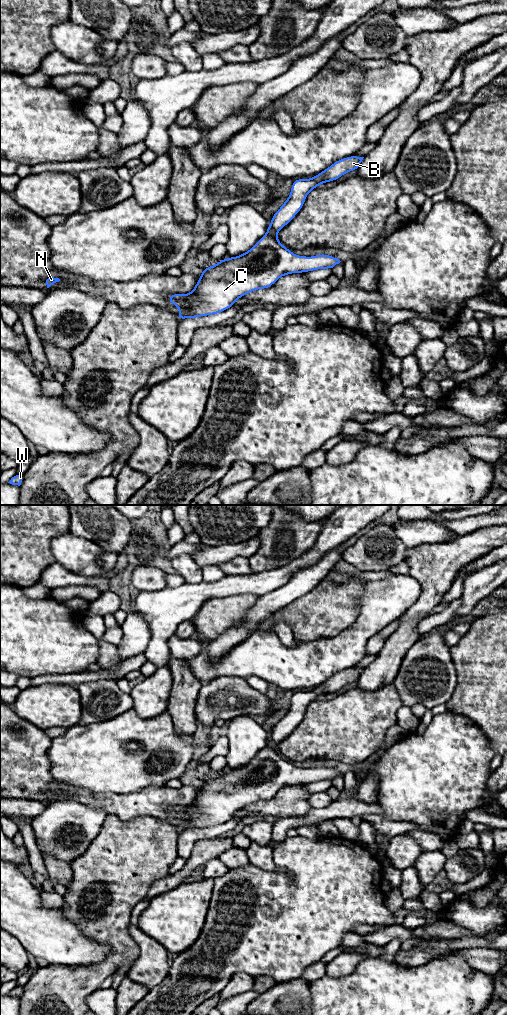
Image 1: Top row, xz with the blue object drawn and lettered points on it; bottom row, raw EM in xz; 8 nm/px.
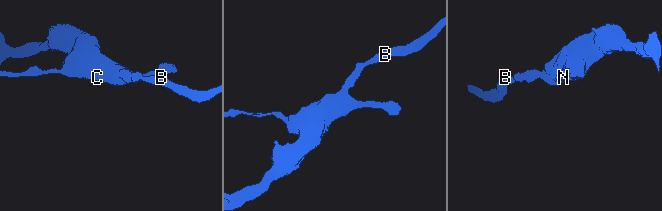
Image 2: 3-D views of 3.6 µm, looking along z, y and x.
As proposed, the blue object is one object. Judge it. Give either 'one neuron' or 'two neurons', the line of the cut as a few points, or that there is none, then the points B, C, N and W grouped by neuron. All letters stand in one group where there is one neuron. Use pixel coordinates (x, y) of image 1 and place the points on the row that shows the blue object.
one neuron; cut none; groups B C N W

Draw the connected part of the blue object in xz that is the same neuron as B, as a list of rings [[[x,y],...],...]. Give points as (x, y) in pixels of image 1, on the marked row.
[[[346,157],[313,178],[294,180],[290,196],[272,216],[267,233],[250,250],[207,266],[191,293],[168,296],[168,302],[180,308],[176,315],[179,321],[225,311],[242,296],[257,289],[267,289],[287,274],[325,268],[333,270],[341,262],[339,259],[325,253],[312,257],[294,255],[279,242],[277,233],[302,209],[311,190],[337,180],[349,171],[356,171],[363,158]]]

